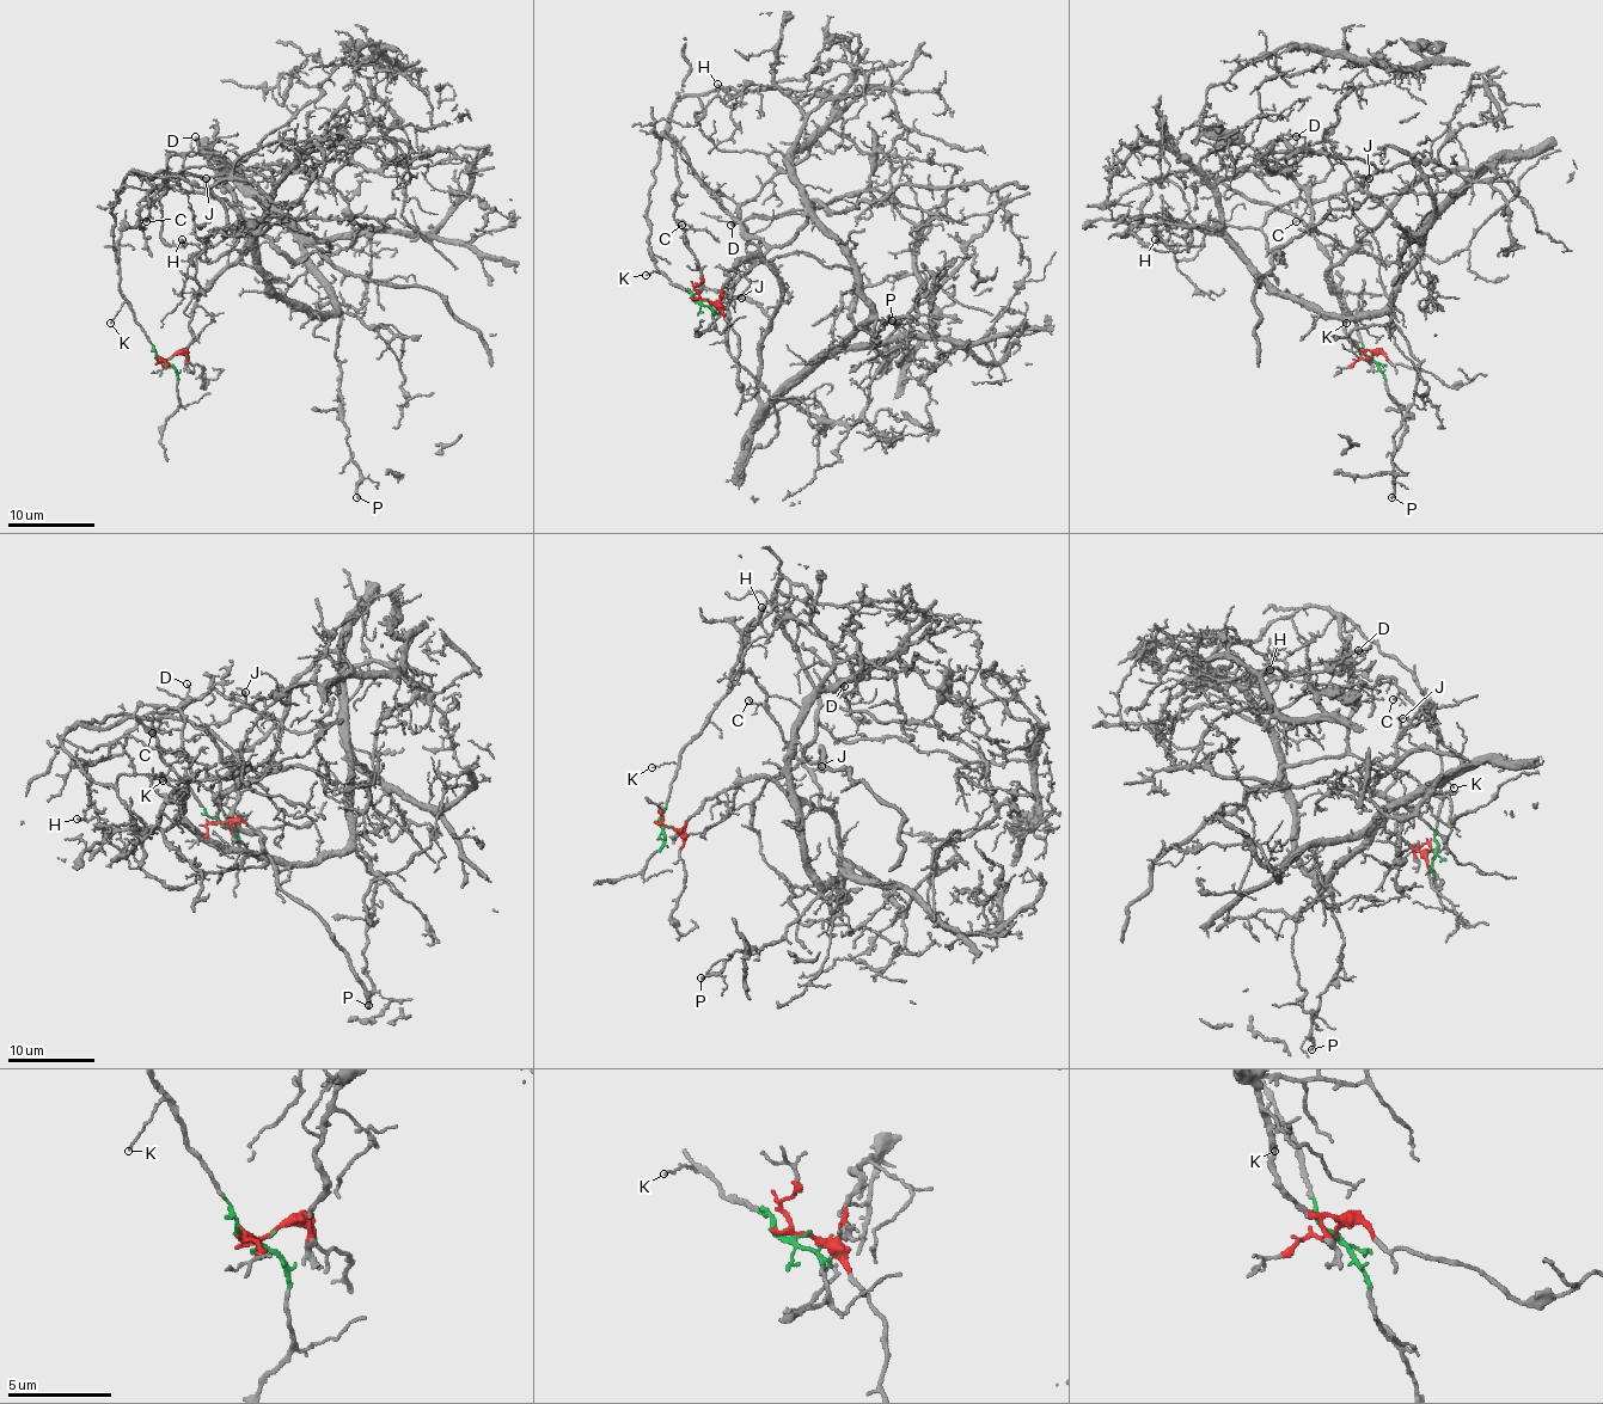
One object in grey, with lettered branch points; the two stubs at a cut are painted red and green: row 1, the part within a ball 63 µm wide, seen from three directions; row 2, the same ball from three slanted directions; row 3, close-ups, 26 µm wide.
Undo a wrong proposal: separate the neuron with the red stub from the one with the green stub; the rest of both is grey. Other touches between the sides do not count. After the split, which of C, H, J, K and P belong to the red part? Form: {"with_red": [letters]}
{"with_red": ["C", "J", "P"]}

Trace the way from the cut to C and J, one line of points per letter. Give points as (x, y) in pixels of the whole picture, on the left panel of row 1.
C: (167, 359), (185, 349), (194, 301), (239, 256), (246, 226), (222, 200), (170, 189), (152, 201), (146, 221)
J: (167, 359), (185, 349), (191, 338), (194, 301), (239, 256), (246, 226), (207, 190), (205, 177)

